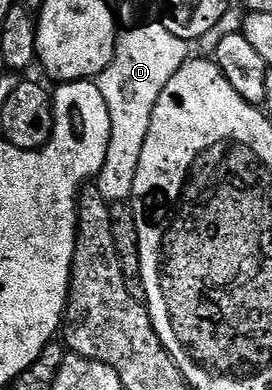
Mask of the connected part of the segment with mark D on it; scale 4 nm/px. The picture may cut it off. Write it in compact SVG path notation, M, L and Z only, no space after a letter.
M154 19L154 21L148 22L147 25L133 25L129 26L131 29L127 33L125 30L119 36L118 46L114 52L112 63L96 79L96 83L100 87L100 95L104 95L104 103L108 103L108 115L112 115L112 139L108 139L108 159L104 159L104 167L98 172L96 184L102 198L111 203L115 201L129 202L132 195L132 187L136 183L136 171L140 167L140 151L144 151L144 139L148 139L148 123L152 119L152 111L156 107L156 99L160 99L160 91L164 91L164 87L168 87L168 79L172 79L172 75L176 75L176 71L180 71L180 67L188 59L188 53L186 53L186 49L188 49L187 41L176 39L176 35L172 35L172 31L168 31L168 27L164 27L161 20Z

